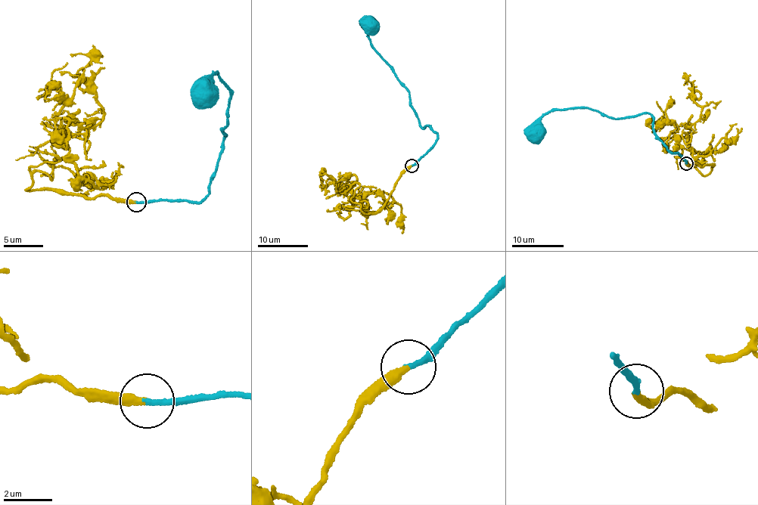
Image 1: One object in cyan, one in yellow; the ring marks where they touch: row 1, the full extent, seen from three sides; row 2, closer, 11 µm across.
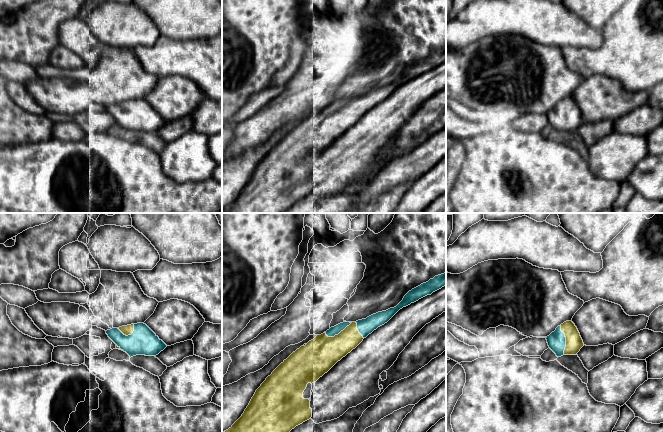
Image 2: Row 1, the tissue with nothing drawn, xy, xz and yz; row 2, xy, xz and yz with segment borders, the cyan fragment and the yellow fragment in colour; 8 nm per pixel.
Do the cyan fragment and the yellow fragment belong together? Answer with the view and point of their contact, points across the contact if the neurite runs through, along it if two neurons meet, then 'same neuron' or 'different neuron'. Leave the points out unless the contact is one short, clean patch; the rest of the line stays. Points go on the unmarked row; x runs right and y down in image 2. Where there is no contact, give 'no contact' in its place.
meets cyan in yz at (565, 116); different neuron

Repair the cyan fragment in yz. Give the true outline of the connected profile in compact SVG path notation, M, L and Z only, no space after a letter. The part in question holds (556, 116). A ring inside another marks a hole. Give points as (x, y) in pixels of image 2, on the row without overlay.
M561 101L556 104L546 114L549 124L556 130L557 133L564 131L564 126L566 123L566 113L565 110L561 107Z

